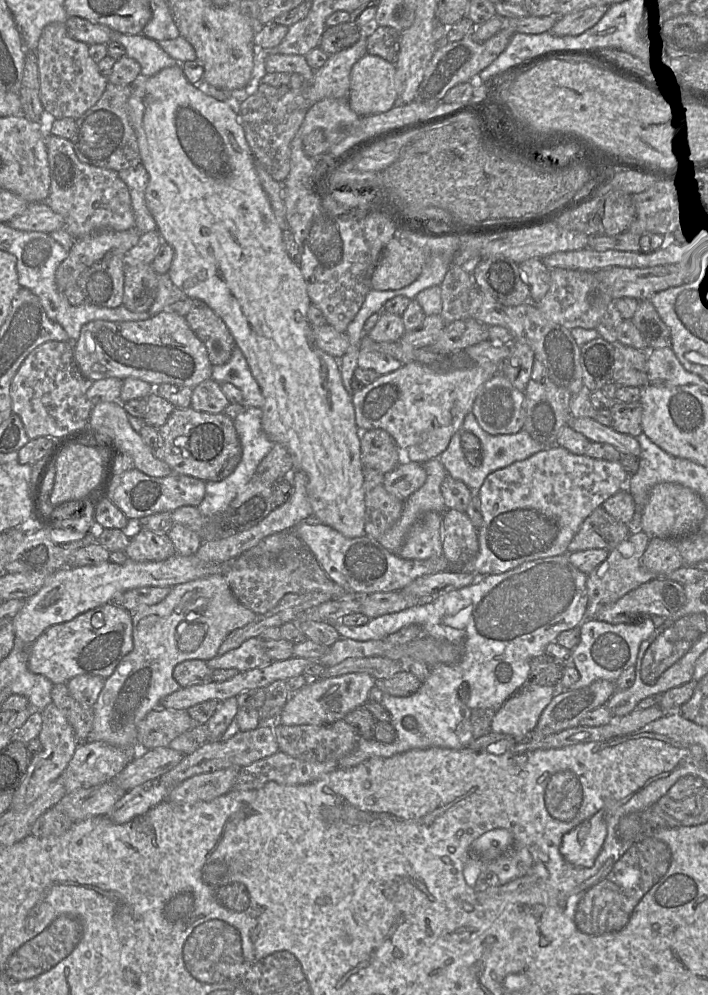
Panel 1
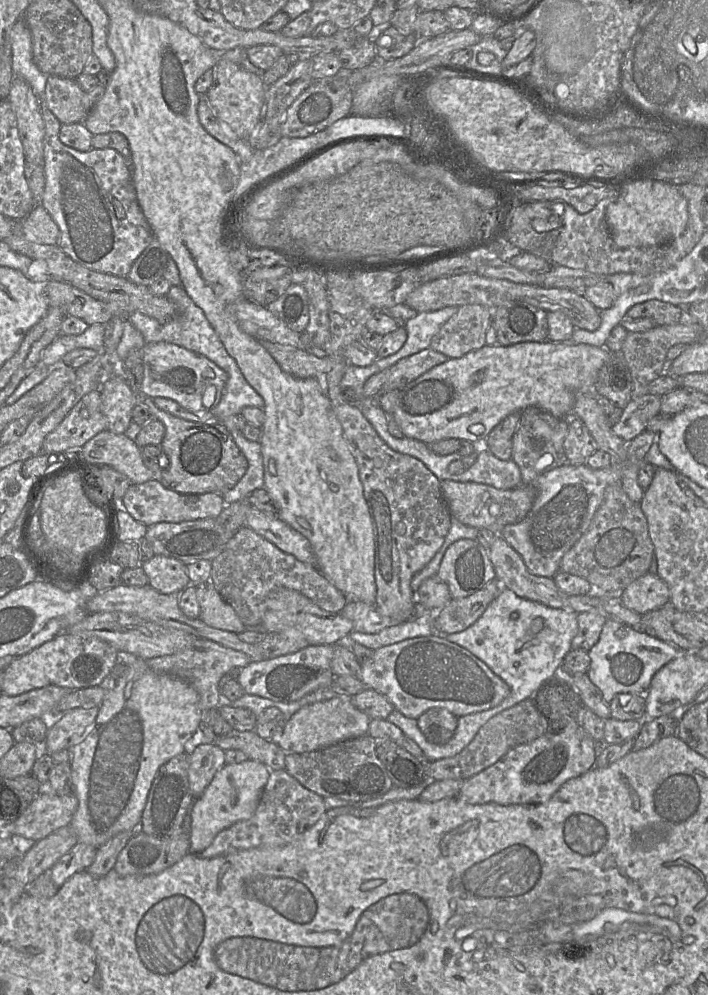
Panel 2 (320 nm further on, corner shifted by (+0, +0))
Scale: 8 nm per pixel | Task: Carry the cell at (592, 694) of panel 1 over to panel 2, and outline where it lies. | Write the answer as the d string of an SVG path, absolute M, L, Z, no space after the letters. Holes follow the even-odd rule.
M572 722L560 733L546 733L509 750L497 762L465 780L457 798L469 804L544 803L567 780L593 768L596 758L596 742L578 722Z

